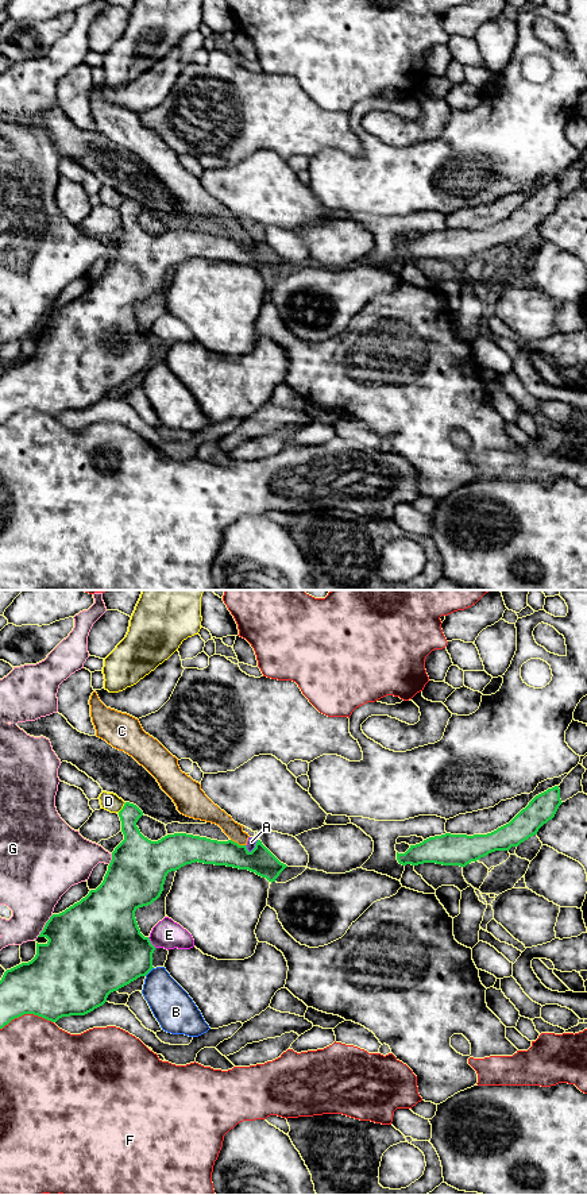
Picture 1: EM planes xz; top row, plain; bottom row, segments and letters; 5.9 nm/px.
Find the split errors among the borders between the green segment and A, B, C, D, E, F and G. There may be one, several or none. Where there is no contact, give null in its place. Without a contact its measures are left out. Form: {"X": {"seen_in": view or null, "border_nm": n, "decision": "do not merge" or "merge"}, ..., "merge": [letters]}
{"A": {"seen_in": "xz", "border_nm": 100, "decision": "do not merge"}, "B": {"seen_in": "xz", "border_nm": 80, "decision": "do not merge"}, "C": {"seen_in": "xz", "border_nm": 100, "decision": "do not merge"}, "D": {"seen_in": "xz", "border_nm": 90, "decision": "do not merge"}, "E": {"seen_in": "xz", "border_nm": 80, "decision": "do not merge"}, "F": {"seen_in": "xz", "border_nm": 320, "decision": "do not merge"}, "G": {"seen_in": "xz", "border_nm": 170, "decision": "do not merge"}, "merge": []}

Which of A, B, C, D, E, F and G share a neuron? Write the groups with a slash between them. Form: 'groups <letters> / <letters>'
groups A C / B / D / E / F / G

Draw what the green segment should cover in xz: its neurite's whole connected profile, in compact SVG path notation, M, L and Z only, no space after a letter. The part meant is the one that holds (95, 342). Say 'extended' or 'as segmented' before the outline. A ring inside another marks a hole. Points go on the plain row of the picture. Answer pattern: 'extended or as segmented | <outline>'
as segmented | M124 198L119 207L124 235L112 247L103 278L65 307L53 309L38 331L49 336L36 338L35 352L4 367L0 375L0 424L24 409L51 417L85 410L103 401L111 388L146 371L154 363L155 342L140 328L135 307L161 292L169 267L198 257L248 265L273 278L287 262L260 235L251 247L232 235L217 236L186 228L151 236L136 221L142 211L136 200Z

